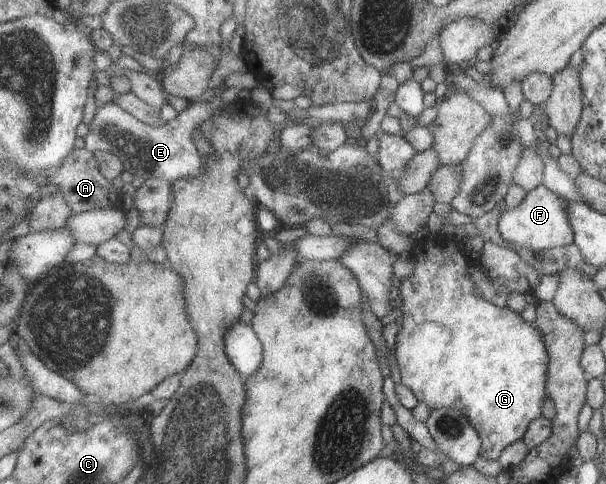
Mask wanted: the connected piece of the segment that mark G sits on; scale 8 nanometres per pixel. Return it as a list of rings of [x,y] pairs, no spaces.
[[[427,234],[414,242],[414,246],[410,251],[415,268],[413,274],[409,278],[405,278],[402,282],[397,282],[399,296],[394,302],[394,319],[397,322],[398,331],[395,338],[395,362],[399,367],[401,374],[401,384],[407,387],[417,402],[424,403],[430,410],[442,407],[457,408],[472,428],[477,432],[480,439],[480,456],[492,461],[497,461],[501,452],[509,445],[522,440],[523,434],[529,427],[529,424],[542,415],[542,407],[545,400],[549,397],[546,392],[546,373],[548,370],[548,353],[539,330],[534,324],[527,323],[521,319],[517,312],[513,312],[507,307],[498,308],[484,300],[482,297],[476,296],[473,292],[474,283],[470,280],[467,270],[471,264],[469,256],[466,255],[465,248],[469,243],[457,243],[453,240],[444,240],[439,234]]]

